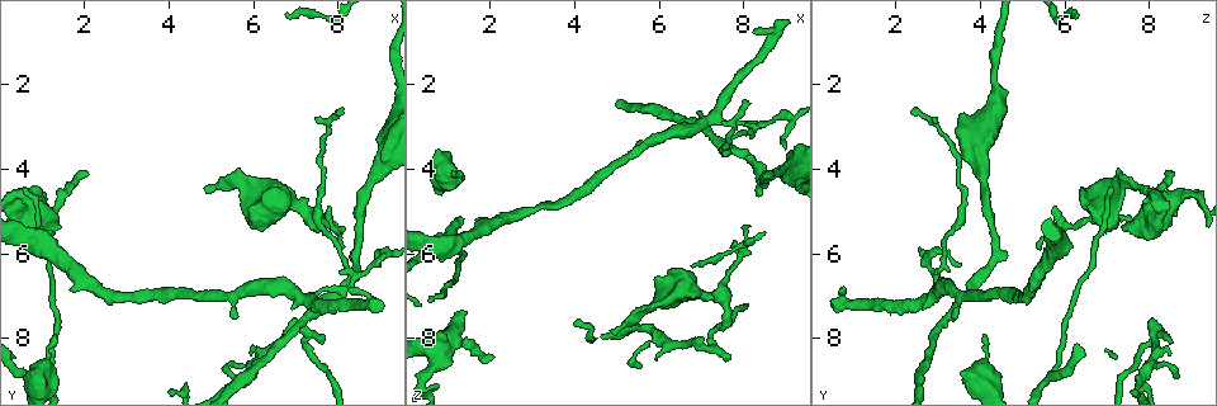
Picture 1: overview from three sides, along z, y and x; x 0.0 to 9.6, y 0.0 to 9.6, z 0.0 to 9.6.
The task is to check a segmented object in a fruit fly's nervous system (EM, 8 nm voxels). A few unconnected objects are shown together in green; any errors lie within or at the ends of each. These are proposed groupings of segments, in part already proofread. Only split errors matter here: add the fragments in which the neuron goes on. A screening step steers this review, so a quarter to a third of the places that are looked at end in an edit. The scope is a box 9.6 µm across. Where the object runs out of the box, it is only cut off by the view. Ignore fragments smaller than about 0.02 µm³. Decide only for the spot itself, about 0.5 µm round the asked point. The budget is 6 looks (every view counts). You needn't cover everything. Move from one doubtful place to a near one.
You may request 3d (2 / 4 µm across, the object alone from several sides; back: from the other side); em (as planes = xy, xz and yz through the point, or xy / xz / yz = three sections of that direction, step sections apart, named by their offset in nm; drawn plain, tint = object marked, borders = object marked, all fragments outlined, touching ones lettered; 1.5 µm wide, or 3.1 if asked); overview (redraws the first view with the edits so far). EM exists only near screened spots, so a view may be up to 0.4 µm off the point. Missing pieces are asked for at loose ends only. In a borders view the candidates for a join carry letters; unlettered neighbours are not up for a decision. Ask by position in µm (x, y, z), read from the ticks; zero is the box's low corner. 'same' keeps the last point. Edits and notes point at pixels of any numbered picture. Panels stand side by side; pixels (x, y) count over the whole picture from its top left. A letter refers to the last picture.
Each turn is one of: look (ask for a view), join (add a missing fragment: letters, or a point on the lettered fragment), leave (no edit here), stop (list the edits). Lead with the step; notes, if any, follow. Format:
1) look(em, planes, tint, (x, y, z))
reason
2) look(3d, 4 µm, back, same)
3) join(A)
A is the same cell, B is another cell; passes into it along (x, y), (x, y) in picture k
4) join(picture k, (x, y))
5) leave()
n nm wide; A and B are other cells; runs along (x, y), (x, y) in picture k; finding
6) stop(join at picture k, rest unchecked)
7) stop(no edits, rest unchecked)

look(3d, 2 µm, (1.40, 5.40, 7.40))
thick end

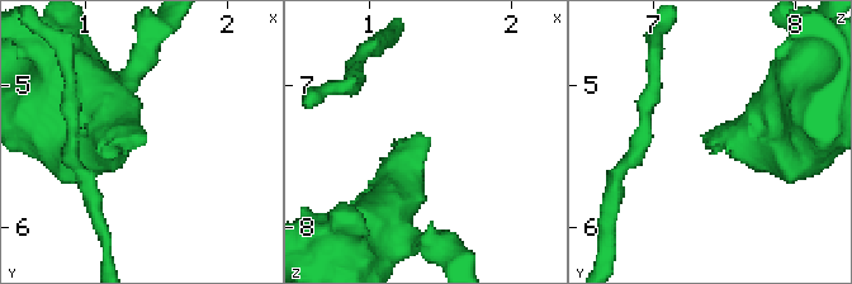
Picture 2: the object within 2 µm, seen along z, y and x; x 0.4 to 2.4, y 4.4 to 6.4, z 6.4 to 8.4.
look(em, xz, step 4, tint, (1.38, 5.44, 7.36))

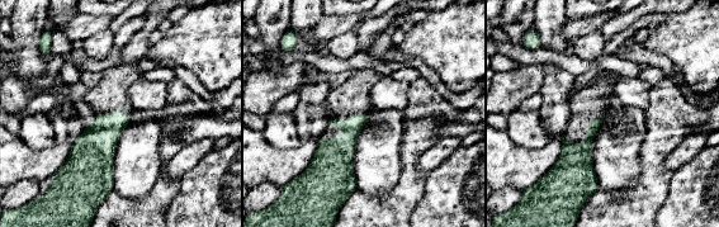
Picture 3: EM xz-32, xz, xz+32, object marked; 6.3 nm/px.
look(em, xz, step 4, borders, same)
see the neighbours

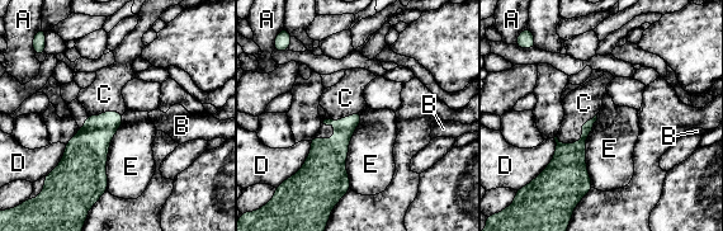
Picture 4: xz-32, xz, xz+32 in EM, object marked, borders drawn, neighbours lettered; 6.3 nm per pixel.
join(C)
E touches over 500 nm; C is the same cell, A, B, D and E are other cells; passes into it along (326, 163), (324, 123), (345, 98) in picture 4; it goes on there

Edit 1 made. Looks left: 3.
look(overview)
see it whole again

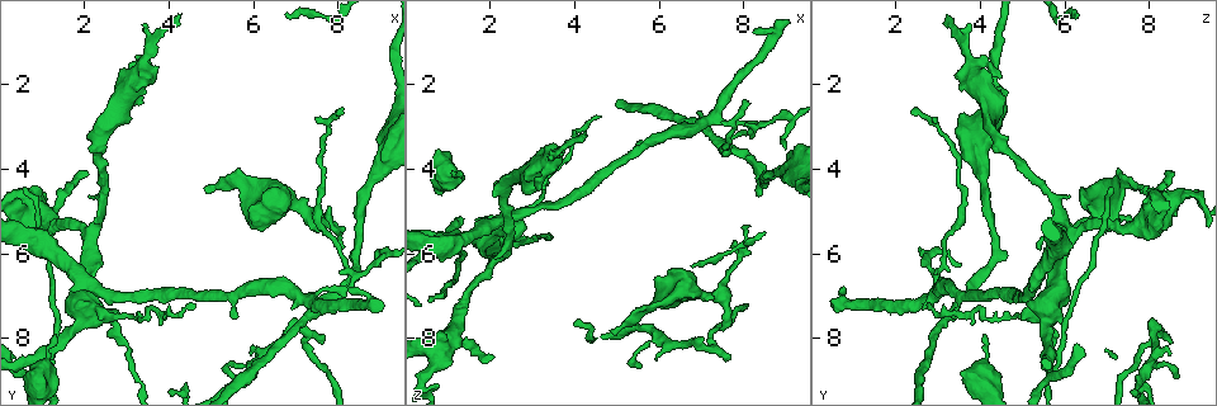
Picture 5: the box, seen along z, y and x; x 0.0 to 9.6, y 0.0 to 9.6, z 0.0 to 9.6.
look(3d, 2 µm, back, (8.15, 5.85, 5.25))
tapers out

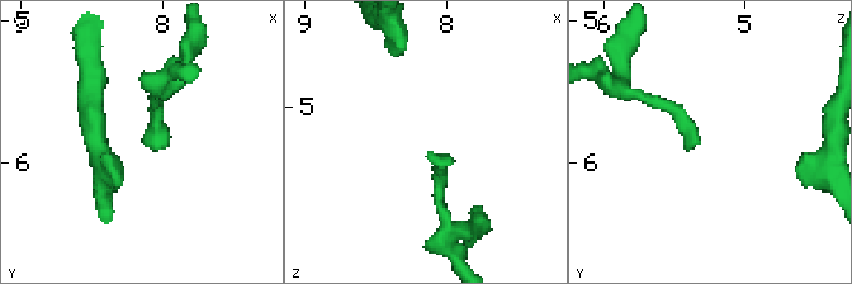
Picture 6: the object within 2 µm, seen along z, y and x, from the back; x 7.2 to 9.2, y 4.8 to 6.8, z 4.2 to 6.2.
look(em, planes, borders, (8.14, 5.84, 5.28))
shape alone is not enough

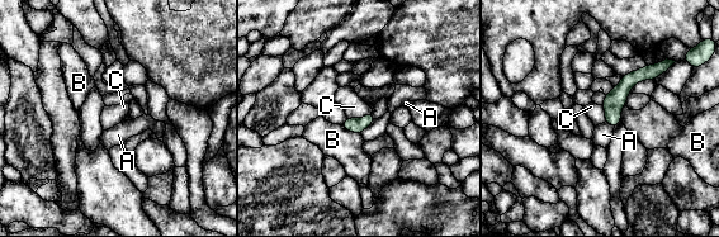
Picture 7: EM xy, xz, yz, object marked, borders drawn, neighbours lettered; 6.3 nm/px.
leave()
A, B and C are other cells; border along (370, 112), (358, 118), (348, 118) in picture 7; no lettered fragment goes on from it

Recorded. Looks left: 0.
stop(join at picture 4, rest unchecked)

